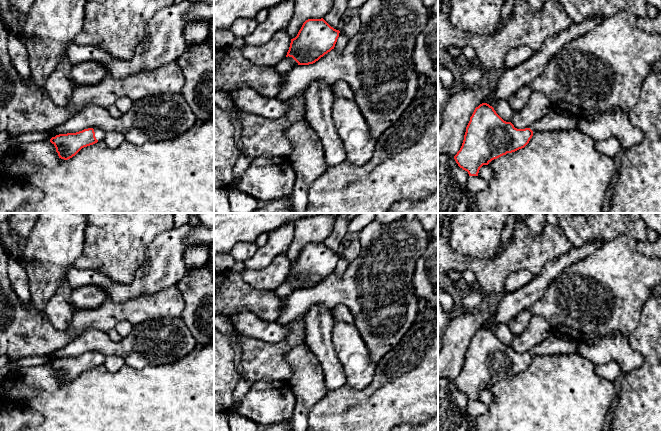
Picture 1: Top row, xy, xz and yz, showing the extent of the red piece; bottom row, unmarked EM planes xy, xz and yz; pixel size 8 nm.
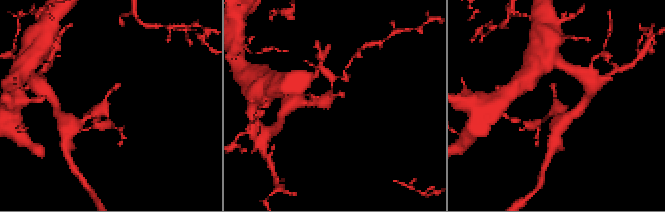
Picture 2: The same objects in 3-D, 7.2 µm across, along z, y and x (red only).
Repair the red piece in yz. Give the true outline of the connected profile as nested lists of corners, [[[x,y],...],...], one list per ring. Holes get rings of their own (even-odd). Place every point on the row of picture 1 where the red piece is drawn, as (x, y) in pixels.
[[[482,103],[475,108],[470,117],[462,146],[454,159],[460,168],[468,172],[469,176],[478,176],[483,165],[488,165],[494,159],[524,148],[529,143],[534,132],[571,130],[577,128],[577,123],[578,118],[575,116],[551,108],[543,119],[535,122],[529,128],[517,129],[511,122],[504,121],[492,106]]]

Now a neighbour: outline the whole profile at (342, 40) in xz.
[[[340,32],[334,49],[339,52],[343,51],[347,42],[348,42],[348,38],[343,33]]]

